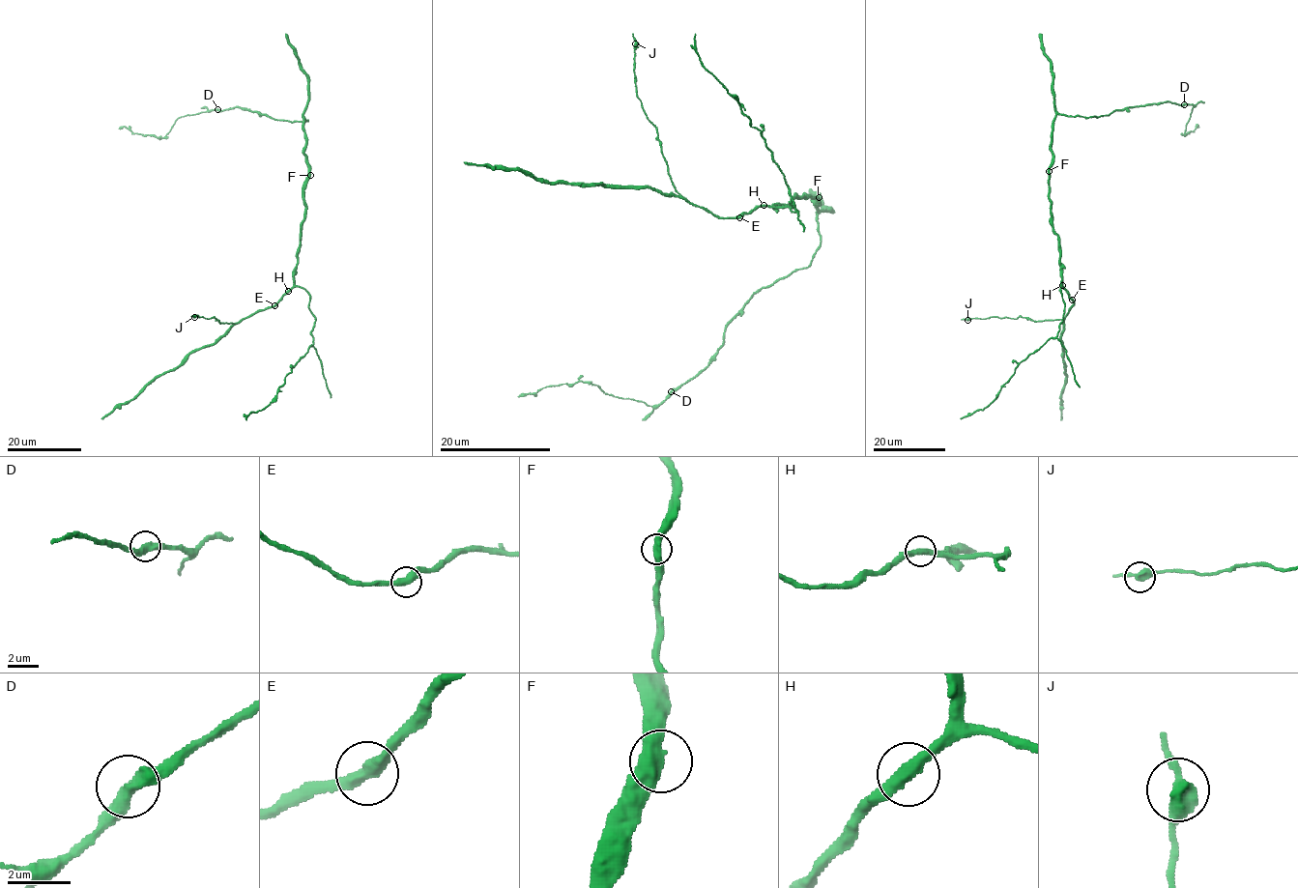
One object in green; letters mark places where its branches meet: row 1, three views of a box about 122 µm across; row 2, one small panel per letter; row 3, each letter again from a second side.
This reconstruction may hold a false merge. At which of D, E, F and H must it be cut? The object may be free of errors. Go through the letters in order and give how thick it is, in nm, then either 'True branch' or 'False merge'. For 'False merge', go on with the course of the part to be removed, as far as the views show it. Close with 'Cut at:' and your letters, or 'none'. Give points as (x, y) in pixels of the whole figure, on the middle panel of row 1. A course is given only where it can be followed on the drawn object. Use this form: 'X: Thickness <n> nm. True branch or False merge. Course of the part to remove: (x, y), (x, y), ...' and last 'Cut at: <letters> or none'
D: Thickness 440 nm. True branch
E: Thickness 440 nm. True branch
F: Thickness 480 nm. True branch
H: Thickness 400 nm. True branch
Cut at: none

